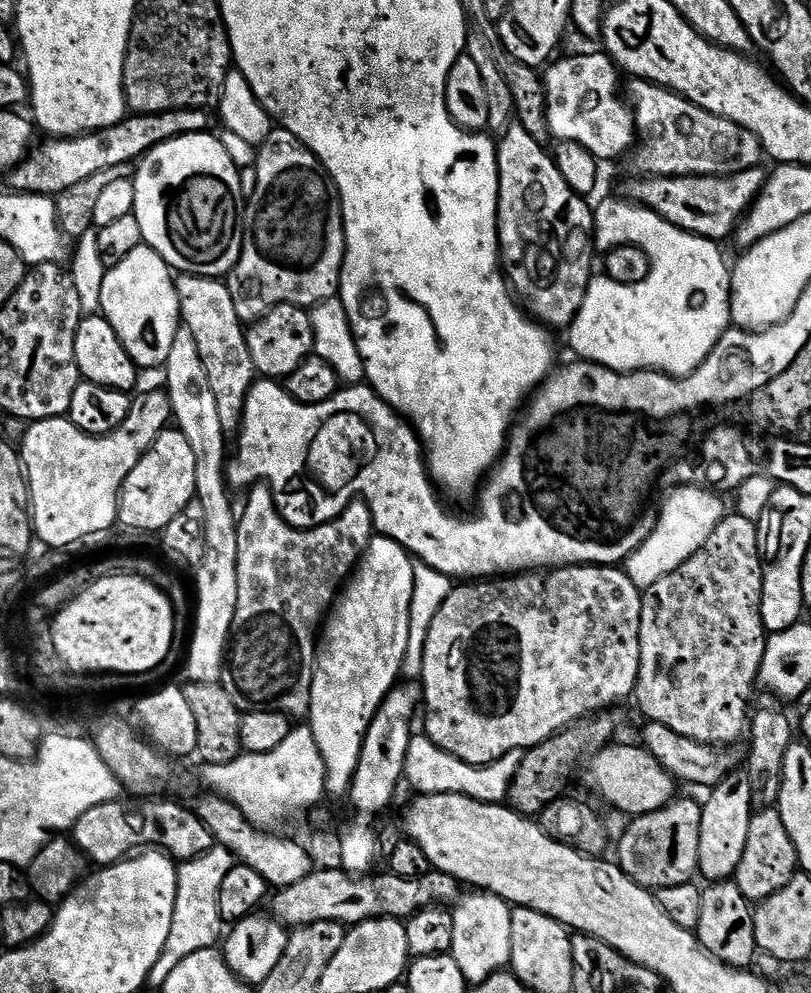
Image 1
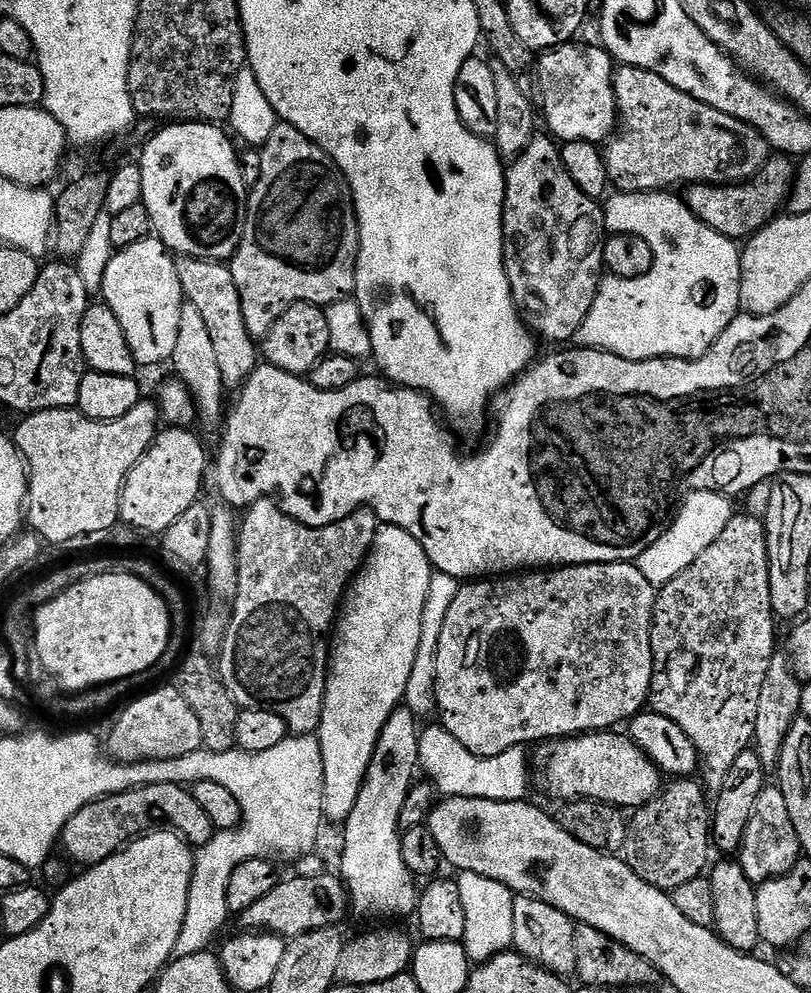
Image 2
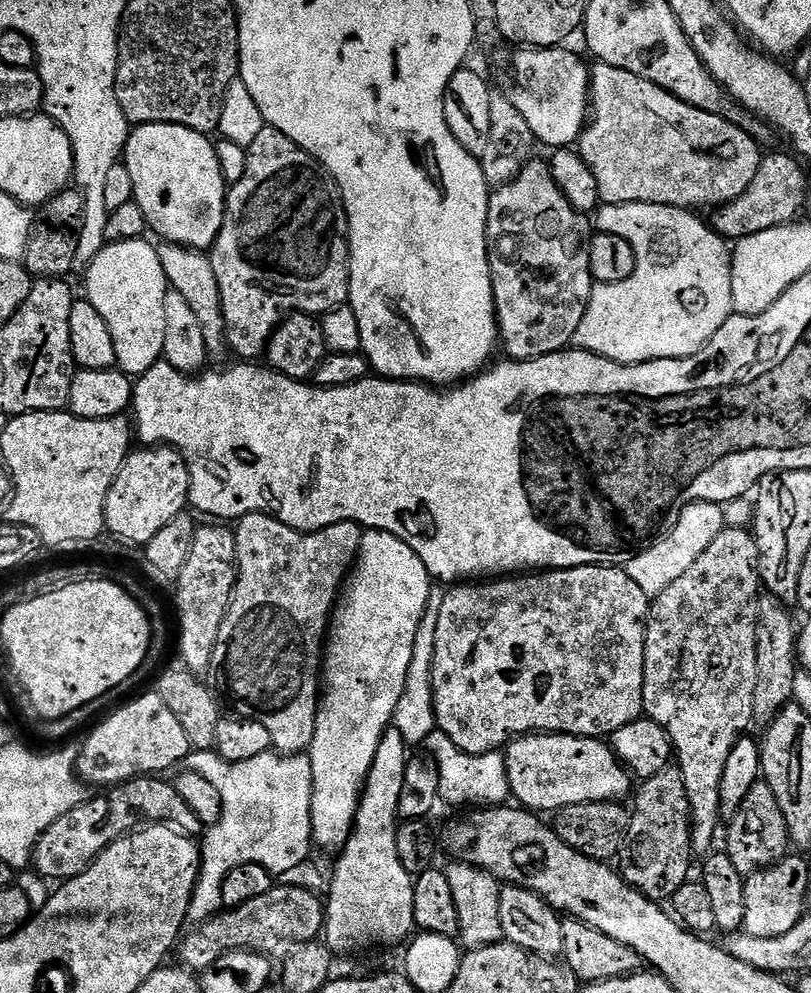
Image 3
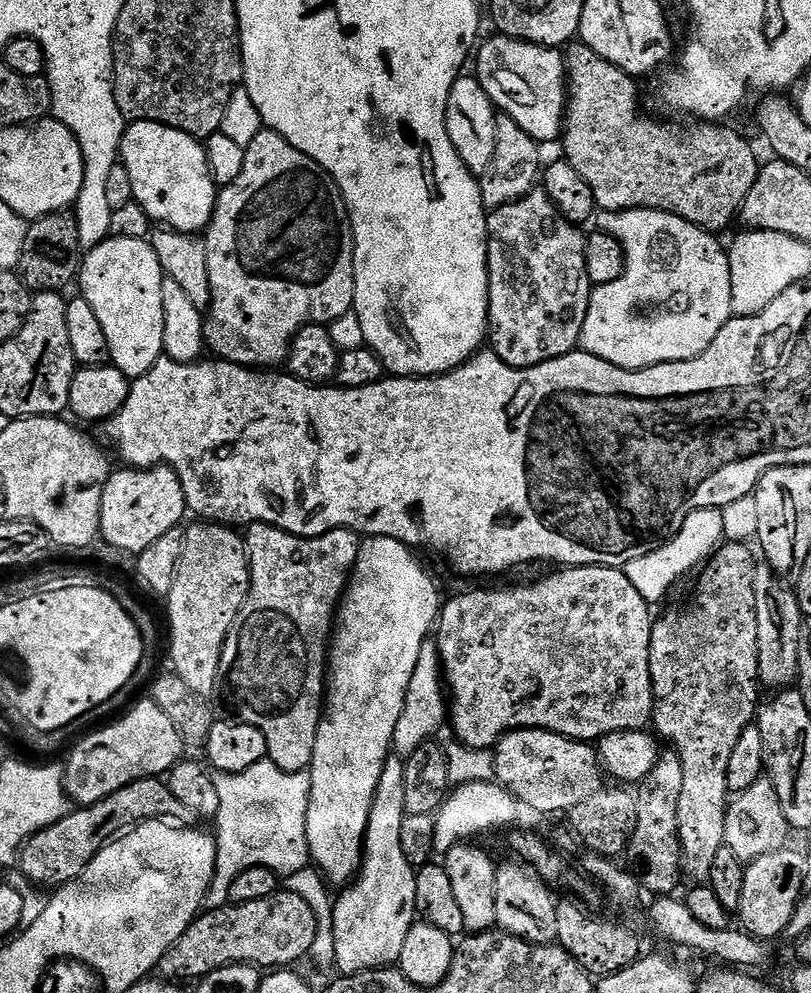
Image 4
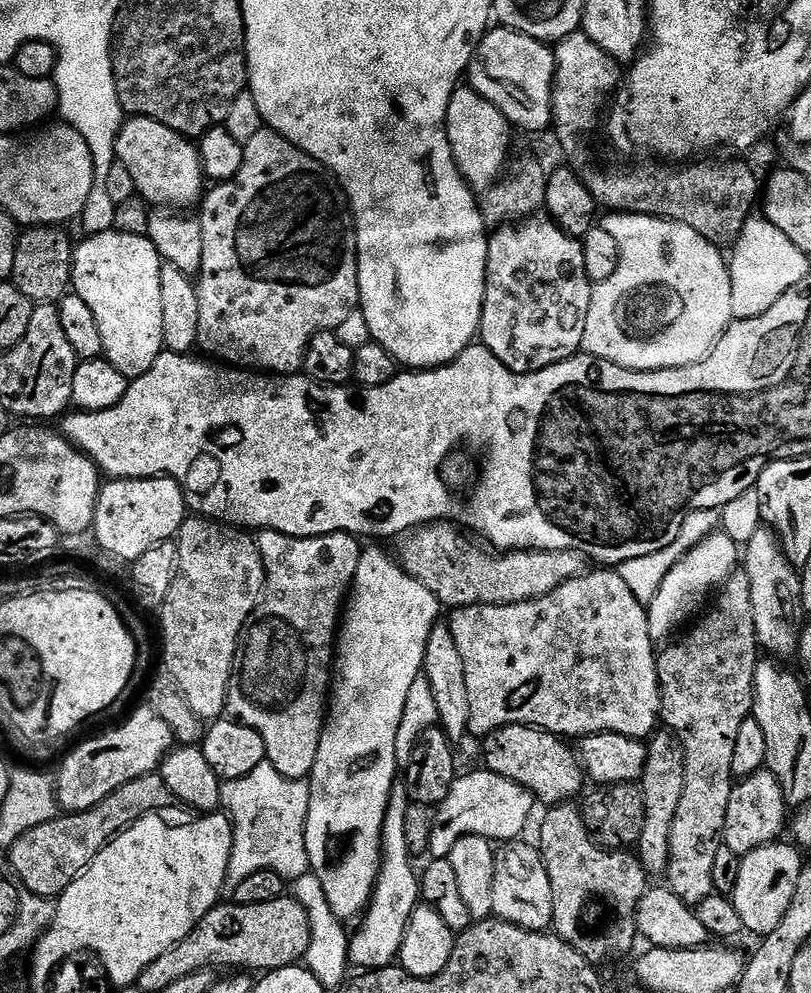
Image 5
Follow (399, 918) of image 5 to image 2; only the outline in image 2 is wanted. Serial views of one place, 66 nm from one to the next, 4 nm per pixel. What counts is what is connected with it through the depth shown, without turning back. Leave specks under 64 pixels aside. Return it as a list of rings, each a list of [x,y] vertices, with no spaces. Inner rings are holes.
[[[402,710],[392,713],[380,731],[376,744],[373,746],[372,756],[369,758],[368,768],[365,770],[364,781],[357,792],[354,808],[342,821],[344,828],[344,849],[340,852],[340,872],[338,876],[346,885],[346,896],[350,901],[350,908],[360,916],[408,916],[416,911],[418,888],[415,888],[414,878],[402,866],[400,858],[400,828],[399,812],[406,802],[407,794],[413,787],[412,770],[416,768],[416,750],[418,733],[412,725],[413,719]]]

